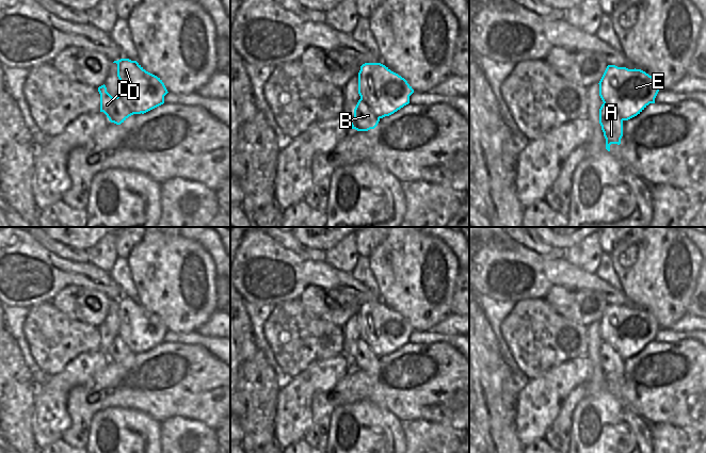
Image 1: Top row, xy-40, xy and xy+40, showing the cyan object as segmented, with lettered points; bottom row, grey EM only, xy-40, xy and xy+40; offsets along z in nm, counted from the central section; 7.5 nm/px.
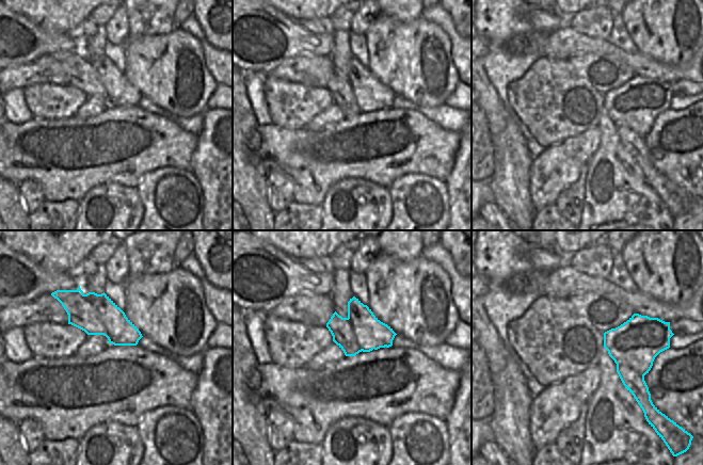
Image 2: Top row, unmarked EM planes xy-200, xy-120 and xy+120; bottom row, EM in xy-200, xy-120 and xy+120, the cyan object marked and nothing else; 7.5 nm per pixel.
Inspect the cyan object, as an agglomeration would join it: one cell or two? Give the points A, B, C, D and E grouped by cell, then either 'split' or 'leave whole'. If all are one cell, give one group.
groups A B C / D E; split

